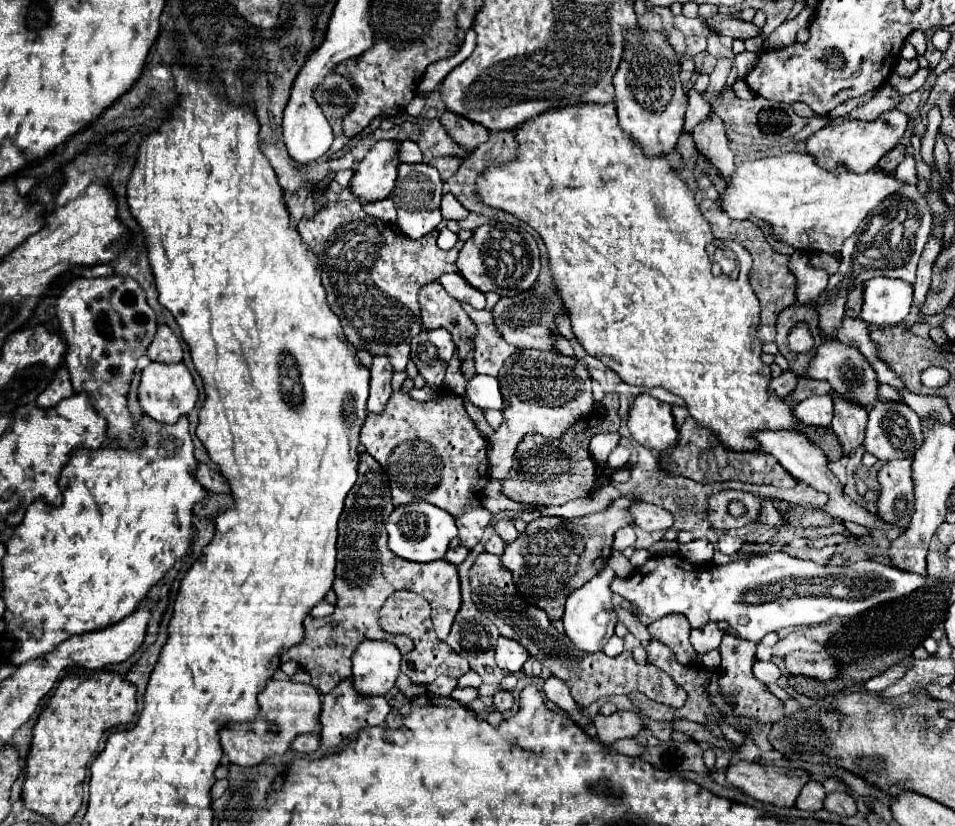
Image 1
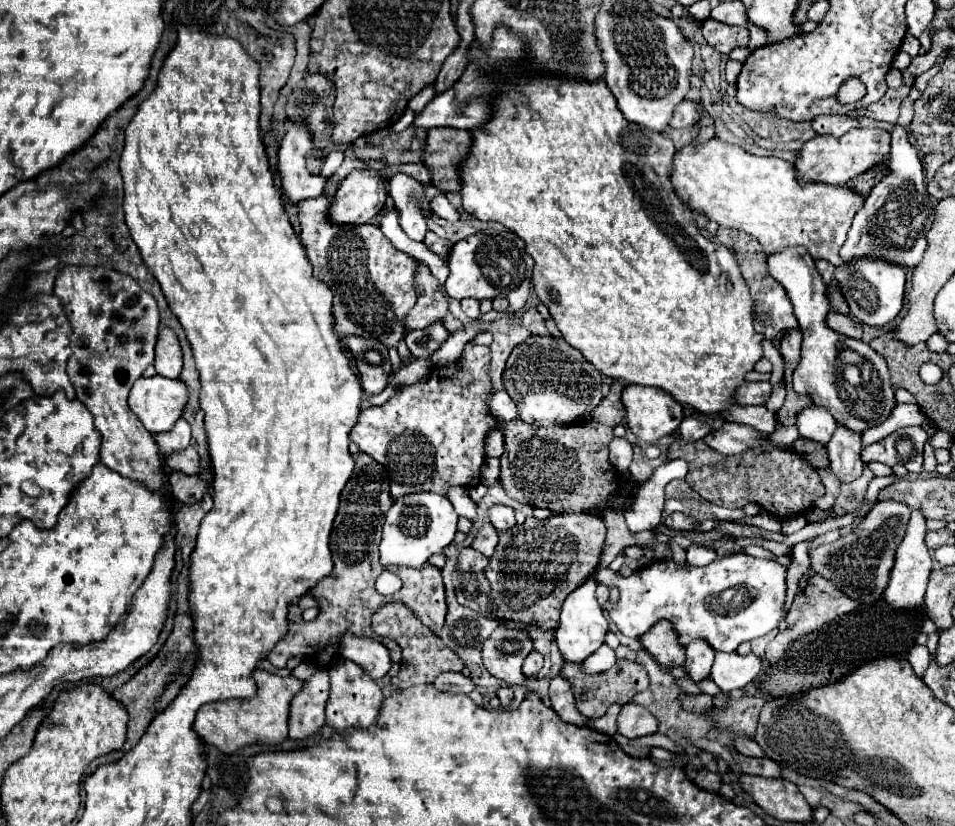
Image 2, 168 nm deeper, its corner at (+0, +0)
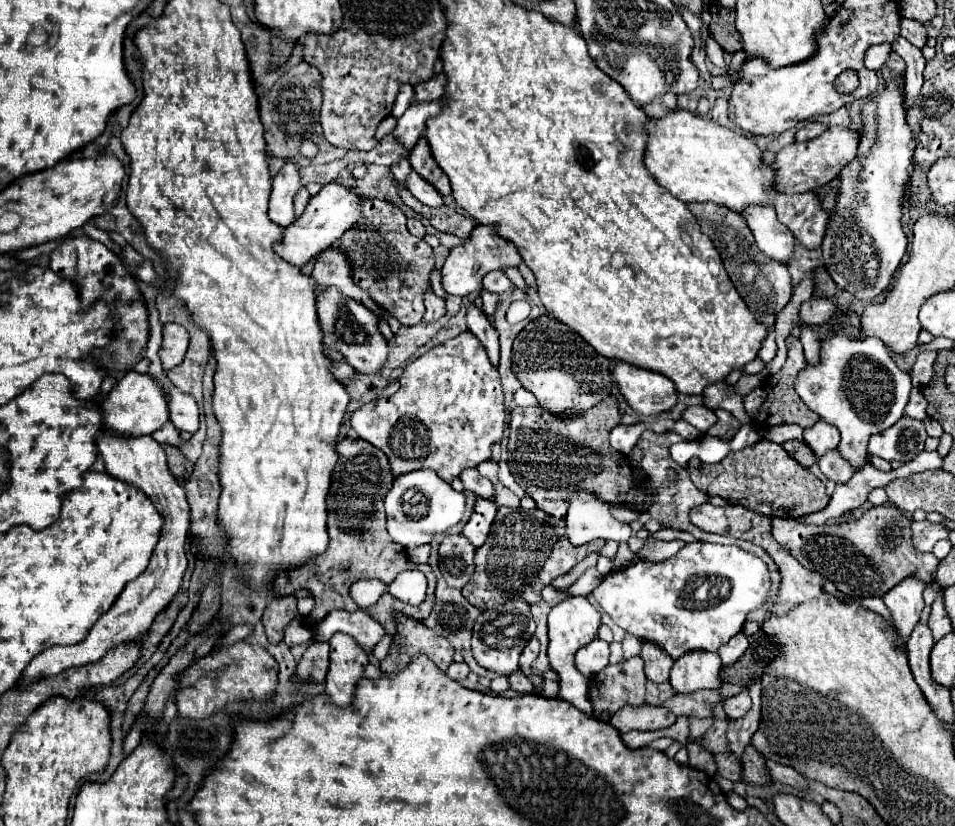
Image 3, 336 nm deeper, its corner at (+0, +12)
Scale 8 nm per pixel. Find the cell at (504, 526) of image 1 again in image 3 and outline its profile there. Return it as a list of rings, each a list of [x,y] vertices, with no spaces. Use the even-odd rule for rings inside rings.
[[[464,469],[460,473],[460,481],[462,481],[462,485],[464,485],[466,491],[472,491],[472,493],[484,497],[484,499],[492,499],[494,497],[492,483],[486,477],[482,477],[478,473],[478,469]]]

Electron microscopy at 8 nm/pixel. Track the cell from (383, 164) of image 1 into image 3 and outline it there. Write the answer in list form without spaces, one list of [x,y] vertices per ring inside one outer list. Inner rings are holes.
[[[328,183],[320,189],[316,197],[310,199],[304,213],[290,227],[282,231],[282,239],[274,243],[274,251],[282,259],[290,261],[290,265],[304,267],[308,261],[316,259],[318,253],[332,247],[342,237],[342,233],[348,231],[360,217],[362,217],[362,205],[356,191],[338,183]]]

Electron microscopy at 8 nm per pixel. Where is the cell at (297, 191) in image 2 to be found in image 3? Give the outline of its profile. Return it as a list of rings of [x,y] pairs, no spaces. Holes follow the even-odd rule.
[[[284,163],[284,167],[278,171],[278,175],[272,181],[270,207],[268,207],[268,217],[280,227],[288,227],[296,219],[292,209],[292,197],[300,187],[302,185],[300,185],[298,167],[294,163]]]

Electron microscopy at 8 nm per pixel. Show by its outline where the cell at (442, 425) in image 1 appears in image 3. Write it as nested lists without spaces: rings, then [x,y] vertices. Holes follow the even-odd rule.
[[[470,331],[412,361],[402,373],[400,389],[390,399],[370,401],[352,413],[352,429],[386,453],[394,477],[428,467],[448,483],[462,469],[492,459],[492,445],[502,441],[504,425],[500,375]]]

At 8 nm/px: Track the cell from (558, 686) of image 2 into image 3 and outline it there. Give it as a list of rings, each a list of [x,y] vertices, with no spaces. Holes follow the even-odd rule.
[[[594,639],[592,643],[584,645],[576,653],[576,667],[582,675],[586,675],[590,679],[608,665],[608,655],[610,655],[608,643],[602,639]]]

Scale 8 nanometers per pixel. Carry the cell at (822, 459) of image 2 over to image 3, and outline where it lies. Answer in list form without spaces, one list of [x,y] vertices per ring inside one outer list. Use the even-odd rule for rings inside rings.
[[[786,441],[786,443],[782,443],[782,447],[786,449],[786,453],[790,453],[790,455],[792,455],[800,465],[804,465],[806,469],[816,463],[814,453],[810,451],[810,447],[808,447],[804,441]]]

